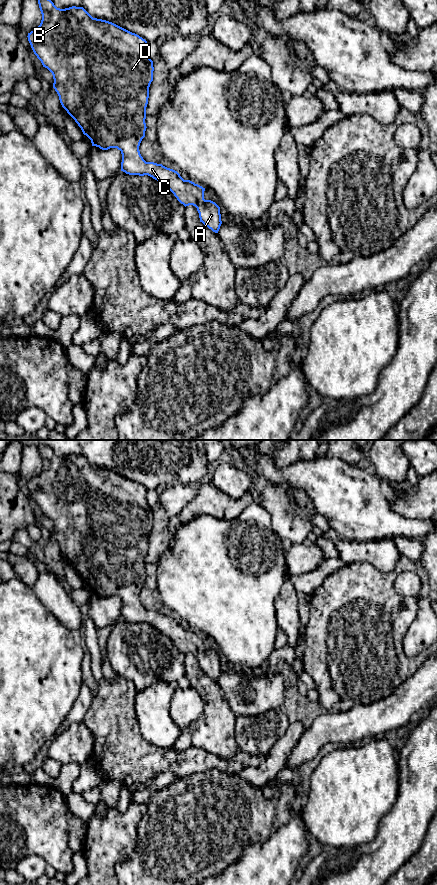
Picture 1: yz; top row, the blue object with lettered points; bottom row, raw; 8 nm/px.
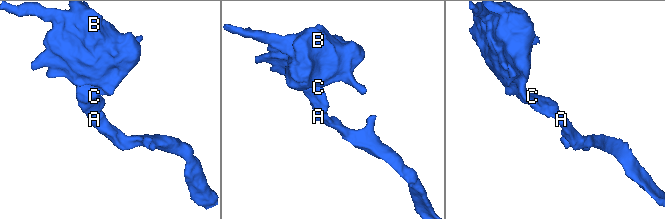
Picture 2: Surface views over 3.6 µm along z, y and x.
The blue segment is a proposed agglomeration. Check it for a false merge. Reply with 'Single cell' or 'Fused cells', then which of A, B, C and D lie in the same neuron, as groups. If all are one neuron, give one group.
Single cell. Groups: A B C D

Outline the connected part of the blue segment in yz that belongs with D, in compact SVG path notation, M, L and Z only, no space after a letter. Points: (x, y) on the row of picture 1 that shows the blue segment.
M38 0L38 4L42 14L42 20L40 25L36 29L28 33L28 41L31 45L34 54L41 61L43 67L47 68L52 73L54 79L53 88L59 96L59 100L62 107L75 120L75 122L81 128L83 134L91 140L92 146L99 147L102 150L108 150L110 148L117 148L118 150L120 150L122 154L121 171L129 175L148 175L153 179L157 180L162 186L168 188L174 194L177 200L185 207L189 205L195 206L199 213L200 222L202 222L213 232L218 233L220 226L222 224L220 207L215 202L204 199L205 188L198 184L195 184L190 180L184 180L177 171L167 168L162 164L146 162L140 154L139 146L142 139L145 137L145 131L147 128L145 123L146 107L149 98L149 87L151 82L153 81L154 71L153 61L150 59L147 53L147 41L139 35L132 33L112 22L93 18L83 7L72 6L69 8L60 9L57 8L51 0Z

